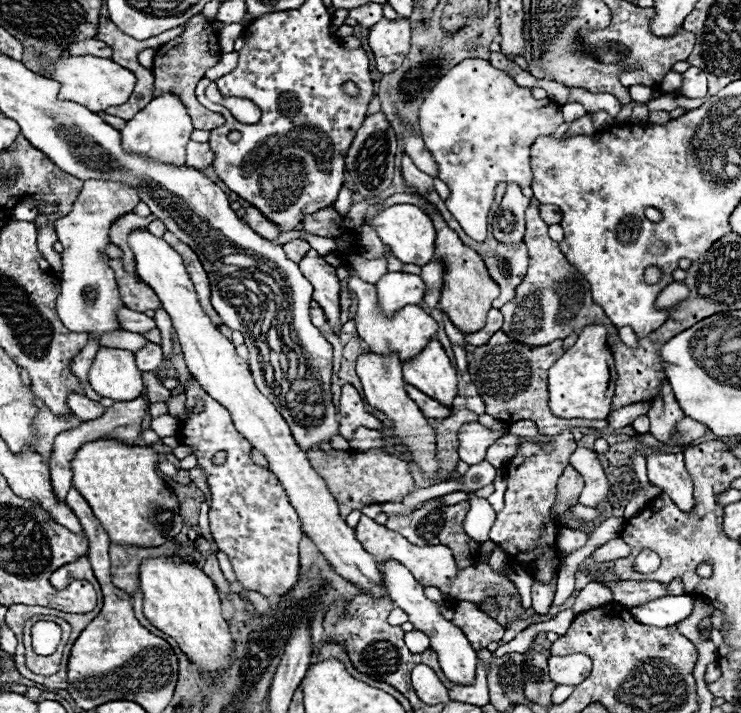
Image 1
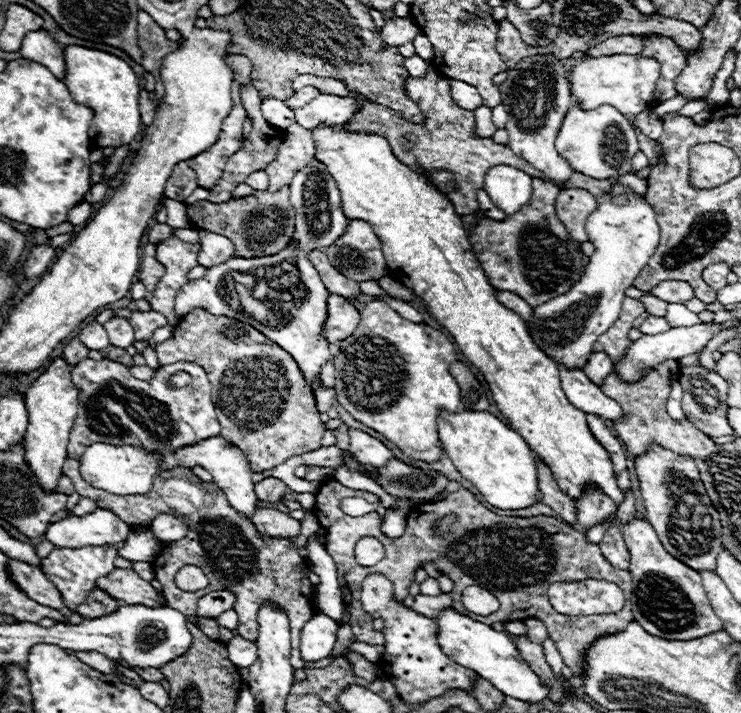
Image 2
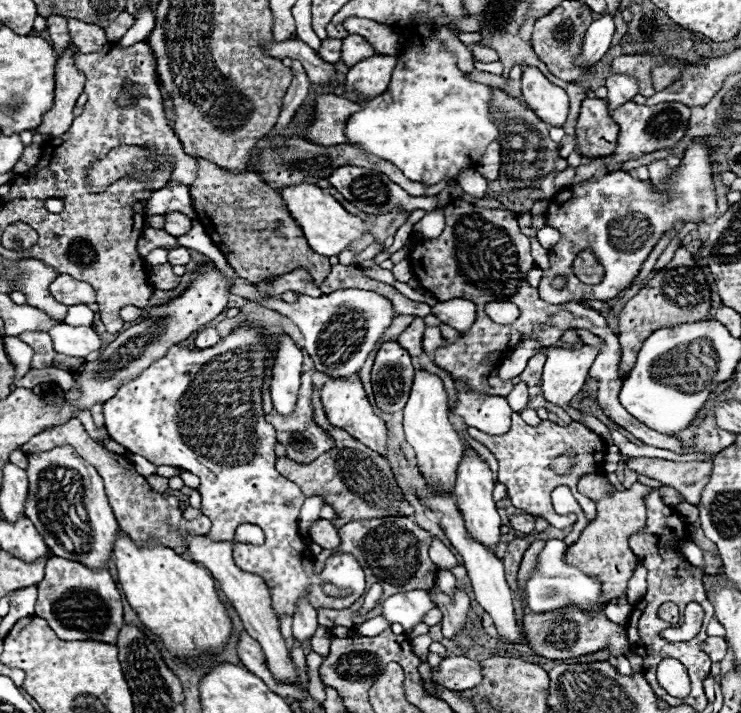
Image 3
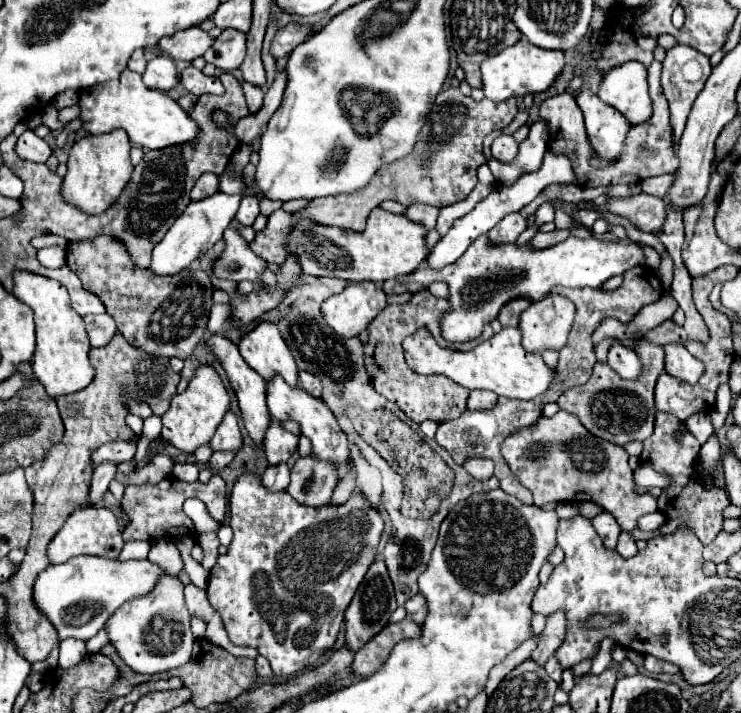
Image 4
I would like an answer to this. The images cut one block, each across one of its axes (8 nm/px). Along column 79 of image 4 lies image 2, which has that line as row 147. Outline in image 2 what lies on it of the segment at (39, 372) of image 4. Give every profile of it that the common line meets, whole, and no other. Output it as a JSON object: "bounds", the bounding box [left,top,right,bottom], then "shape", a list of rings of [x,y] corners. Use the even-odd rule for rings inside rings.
{"bounds":[312,124,624,504],"shape":[[[320,124],[318,128],[312,130],[312,140],[316,148],[316,160],[322,162],[336,180],[344,214],[350,220],[364,220],[372,226],[382,244],[382,254],[386,258],[390,274],[394,274],[394,278],[404,286],[412,288],[426,302],[430,316],[436,318],[436,322],[442,324],[454,336],[460,352],[486,378],[498,410],[510,420],[510,426],[528,442],[528,446],[546,462],[556,482],[560,482],[562,490],[568,496],[576,498],[584,484],[594,482],[616,504],[620,504],[624,496],[616,486],[610,456],[588,430],[586,412],[568,402],[560,384],[556,362],[534,344],[526,322],[516,312],[508,310],[496,300],[496,288],[488,282],[484,270],[480,268],[480,262],[472,252],[468,234],[462,226],[460,216],[454,212],[452,202],[438,188],[434,188],[424,174],[418,174],[410,170],[406,164],[402,164],[394,156],[384,136],[348,132],[344,124],[340,126]]]}

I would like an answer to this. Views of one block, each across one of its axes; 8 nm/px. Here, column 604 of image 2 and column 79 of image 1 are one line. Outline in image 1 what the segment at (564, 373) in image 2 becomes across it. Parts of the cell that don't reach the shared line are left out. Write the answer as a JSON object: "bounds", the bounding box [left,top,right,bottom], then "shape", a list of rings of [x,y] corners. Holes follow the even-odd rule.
{"bounds":[68,394,104,422],"shape":[[[70,394],[68,396],[68,406],[72,410],[72,414],[76,414],[82,422],[88,422],[88,420],[96,420],[104,414],[104,406],[100,402],[94,402],[86,396],[80,396],[80,394]]]}

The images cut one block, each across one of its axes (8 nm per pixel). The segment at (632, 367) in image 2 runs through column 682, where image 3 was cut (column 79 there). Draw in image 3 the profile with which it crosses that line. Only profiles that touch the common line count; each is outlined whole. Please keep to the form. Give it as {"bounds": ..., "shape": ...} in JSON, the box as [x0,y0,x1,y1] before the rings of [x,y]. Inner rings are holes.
{"bounds":[48,322,100,358],"shape":[[[62,322],[52,326],[48,334],[54,342],[54,350],[66,356],[86,358],[90,352],[100,350],[100,336],[92,326],[68,326]]]}

